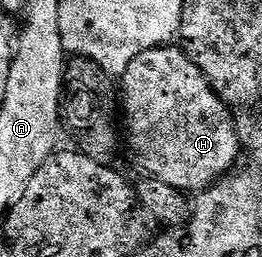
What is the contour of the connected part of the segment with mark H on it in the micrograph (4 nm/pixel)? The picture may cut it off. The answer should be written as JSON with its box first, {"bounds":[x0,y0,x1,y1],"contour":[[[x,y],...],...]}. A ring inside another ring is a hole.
{"bounds":[120,47,243,194],"contour":[[[181,47],[153,48],[132,58],[128,70],[120,77],[120,108],[124,113],[125,135],[126,132],[130,135],[130,152],[138,159],[143,168],[141,171],[147,176],[155,176],[160,182],[168,182],[168,186],[181,192],[197,194],[203,188],[209,188],[227,172],[235,171],[238,155],[243,155],[230,107],[214,92],[206,75]]]}

